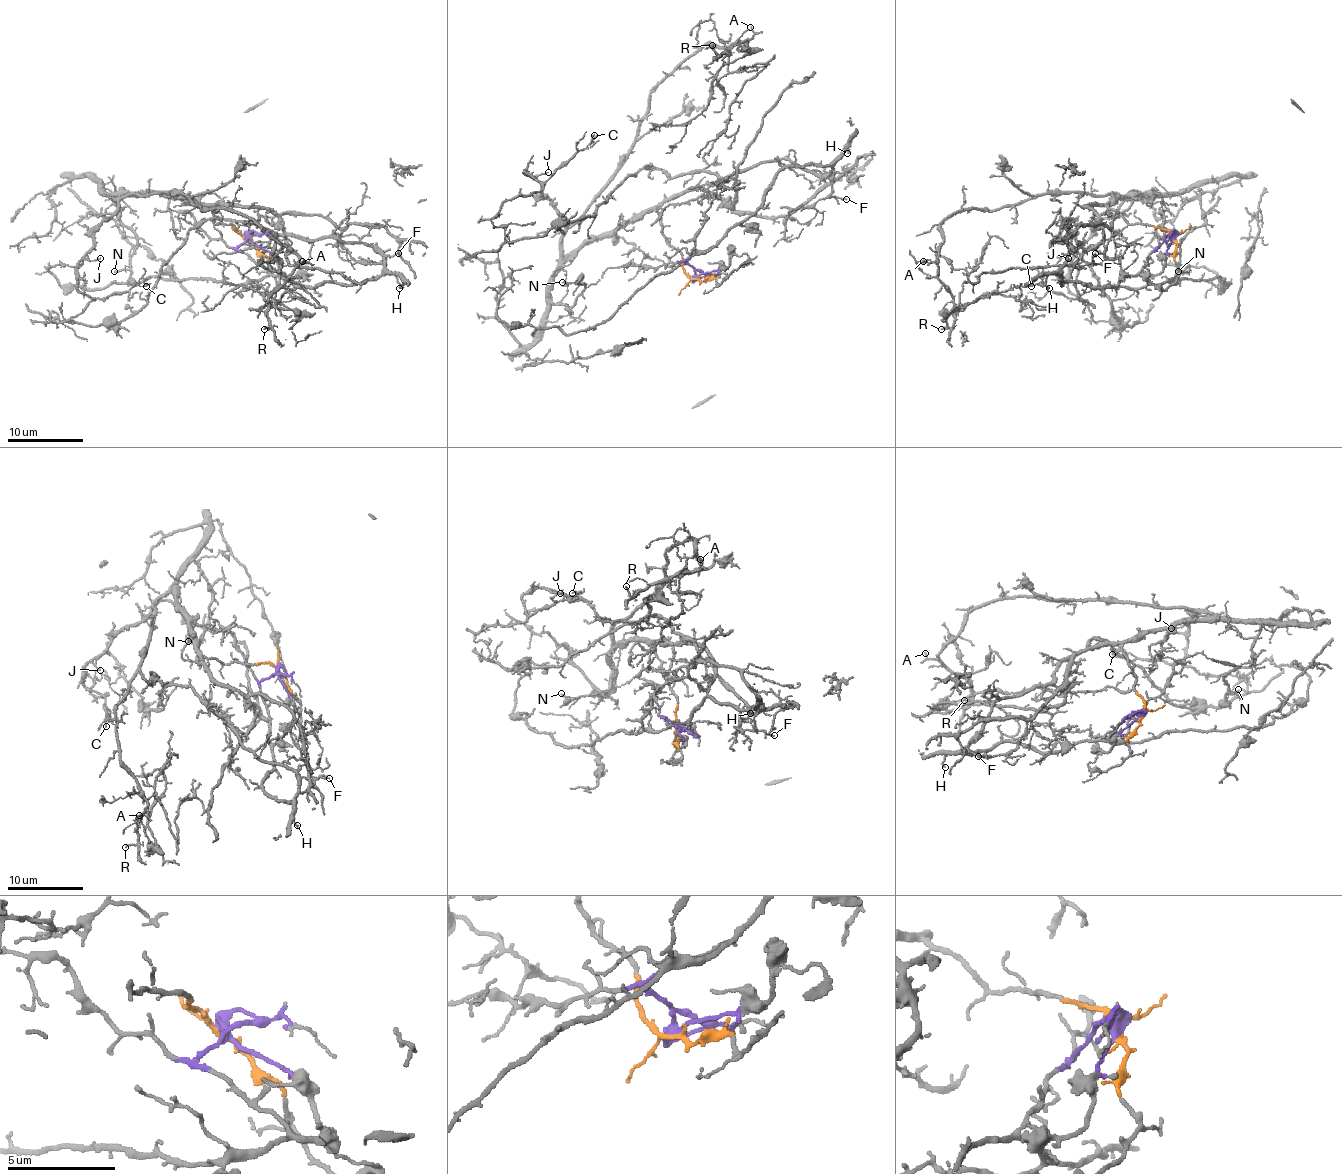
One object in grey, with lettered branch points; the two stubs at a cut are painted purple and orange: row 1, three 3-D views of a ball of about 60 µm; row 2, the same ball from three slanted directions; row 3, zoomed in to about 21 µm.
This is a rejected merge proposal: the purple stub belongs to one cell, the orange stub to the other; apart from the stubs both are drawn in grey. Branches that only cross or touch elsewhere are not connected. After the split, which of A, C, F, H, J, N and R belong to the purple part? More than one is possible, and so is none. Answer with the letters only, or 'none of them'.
F, H

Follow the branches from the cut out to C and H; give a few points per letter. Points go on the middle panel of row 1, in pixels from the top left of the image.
C: (695, 279), (653, 210), (564, 254), (566, 222), (526, 172), (545, 182), (594, 134)
H: (695, 279), (685, 262), (712, 248), (748, 218), (765, 188), (786, 167), (828, 165), (845, 150), (847, 153)

